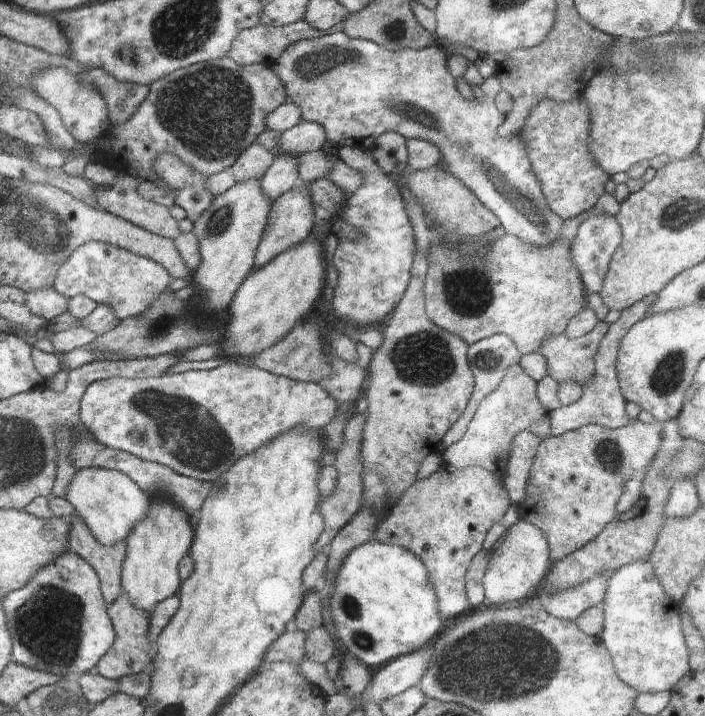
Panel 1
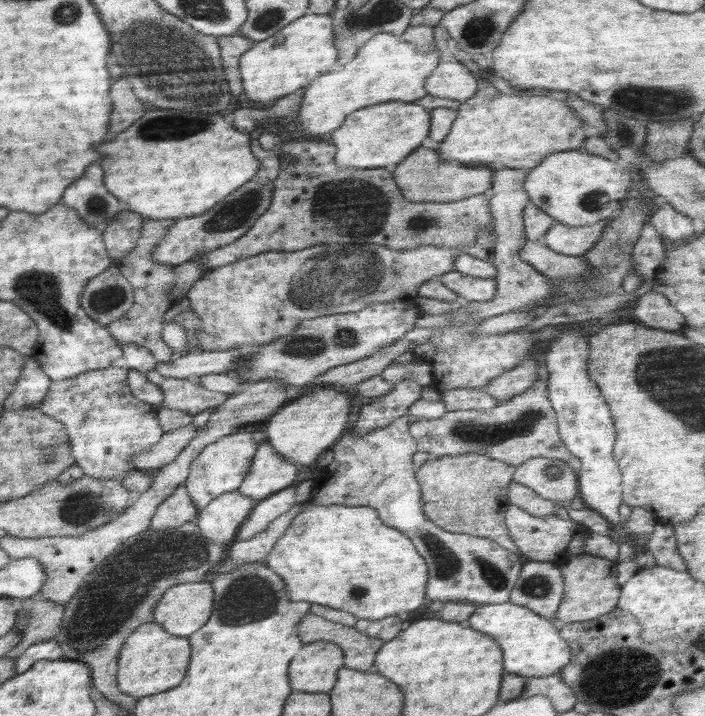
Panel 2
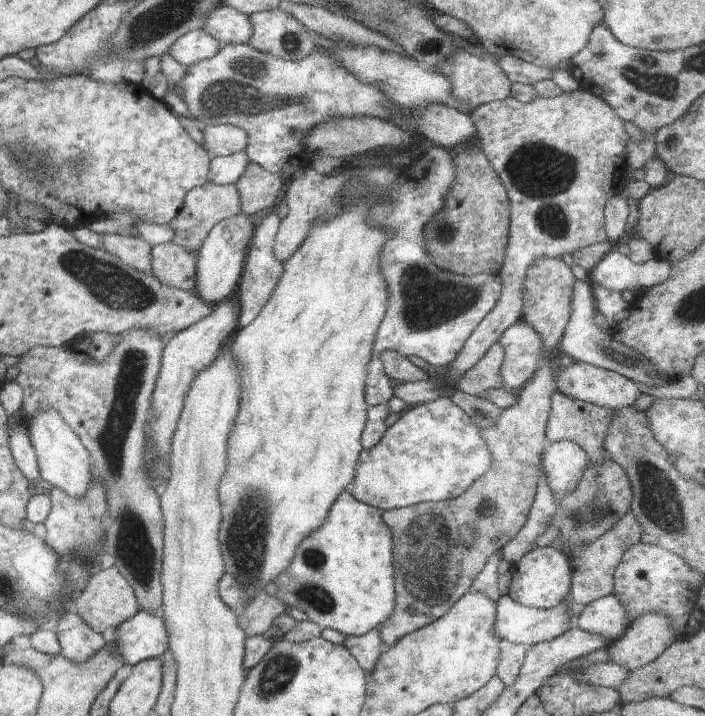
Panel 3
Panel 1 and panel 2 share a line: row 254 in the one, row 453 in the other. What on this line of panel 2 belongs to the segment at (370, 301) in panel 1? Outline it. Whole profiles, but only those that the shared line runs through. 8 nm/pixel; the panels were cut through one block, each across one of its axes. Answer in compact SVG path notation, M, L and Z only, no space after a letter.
M406 412L392 424L377 427L361 437L355 437L352 432L354 428L348 427L336 444L331 446L334 460L321 469L321 475L314 478L307 502L324 506L370 506L384 524L404 532L428 564L427 601L433 600L438 605L447 602L502 604L508 601L526 558L516 556L488 537L438 528L425 515L421 505L421 486L413 464L413 455L418 447L409 433L410 424Z

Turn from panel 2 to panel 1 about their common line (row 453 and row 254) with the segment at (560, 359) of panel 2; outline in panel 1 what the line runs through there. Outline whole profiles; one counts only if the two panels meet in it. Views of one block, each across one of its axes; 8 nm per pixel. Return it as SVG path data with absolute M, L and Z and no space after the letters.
M592 212L580 226L572 240L572 262L576 270L580 272L585 292L599 294L604 284L604 278L608 272L612 255L622 242L622 230L616 222L615 216L608 216L604 212Z

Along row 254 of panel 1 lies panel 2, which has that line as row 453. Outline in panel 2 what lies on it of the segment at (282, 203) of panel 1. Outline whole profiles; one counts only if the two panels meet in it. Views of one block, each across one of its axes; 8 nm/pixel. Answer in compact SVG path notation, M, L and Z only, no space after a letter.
M263 441L253 456L249 473L237 491L259 502L275 492L290 487L300 469L301 465L286 460L271 444Z

